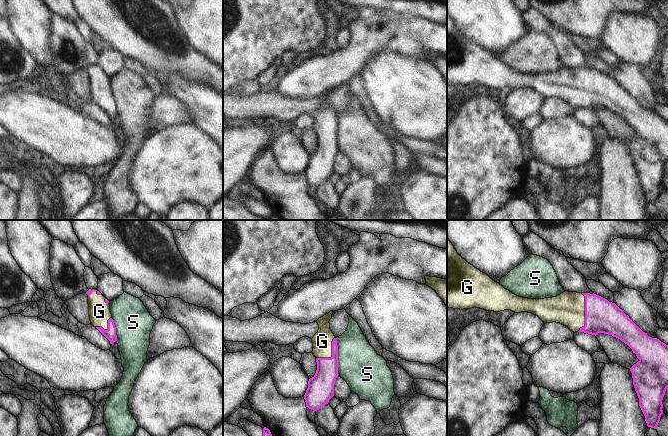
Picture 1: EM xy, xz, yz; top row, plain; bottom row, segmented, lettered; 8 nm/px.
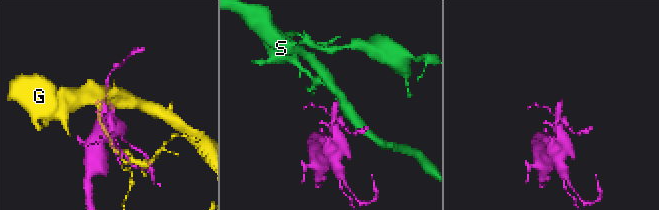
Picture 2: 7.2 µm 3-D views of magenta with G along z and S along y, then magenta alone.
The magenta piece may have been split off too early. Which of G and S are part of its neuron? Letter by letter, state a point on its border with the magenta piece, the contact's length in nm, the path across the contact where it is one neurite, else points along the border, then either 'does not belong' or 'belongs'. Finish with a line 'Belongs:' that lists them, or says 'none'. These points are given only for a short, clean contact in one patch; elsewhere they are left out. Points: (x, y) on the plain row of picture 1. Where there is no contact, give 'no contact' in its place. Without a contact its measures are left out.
G: contact yz (585, 89); length 320 nm; way yz (601, 92), (585, 89), (568, 84); belongs
S: contact xz (337, 132); length 300 nm; border xz (336, 114), (337, 148), (339, 150); does not belong
Belongs: G

